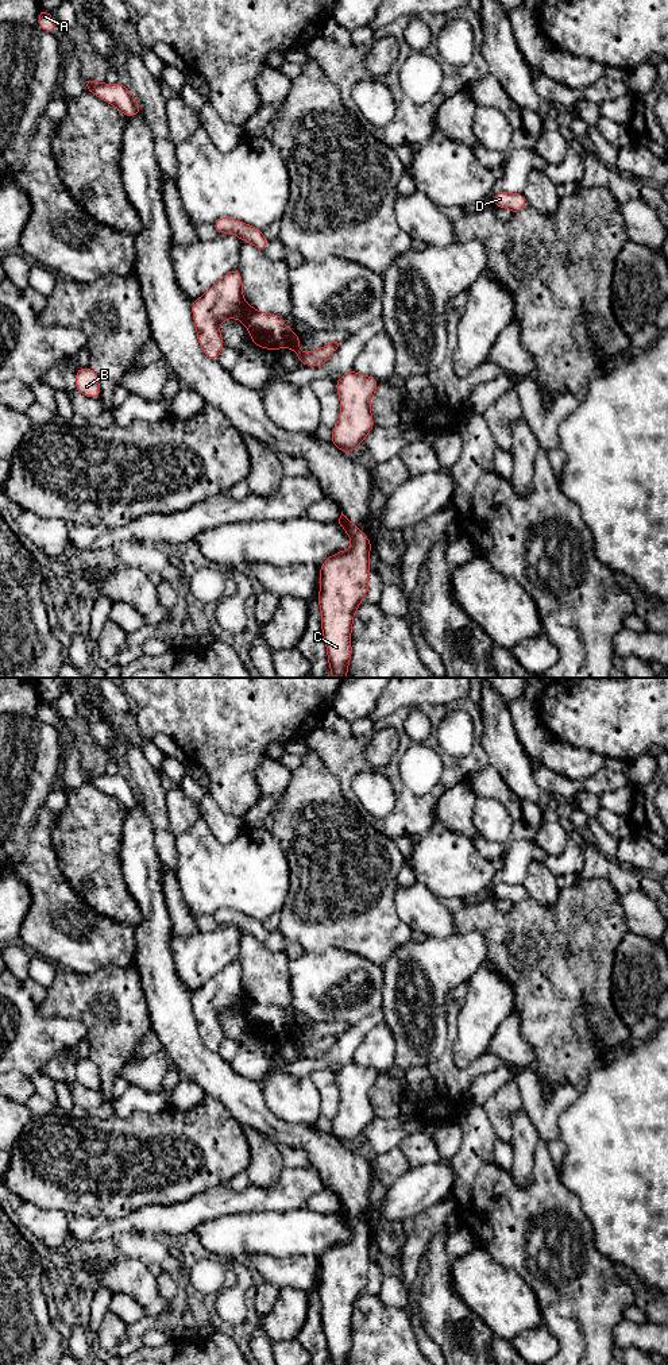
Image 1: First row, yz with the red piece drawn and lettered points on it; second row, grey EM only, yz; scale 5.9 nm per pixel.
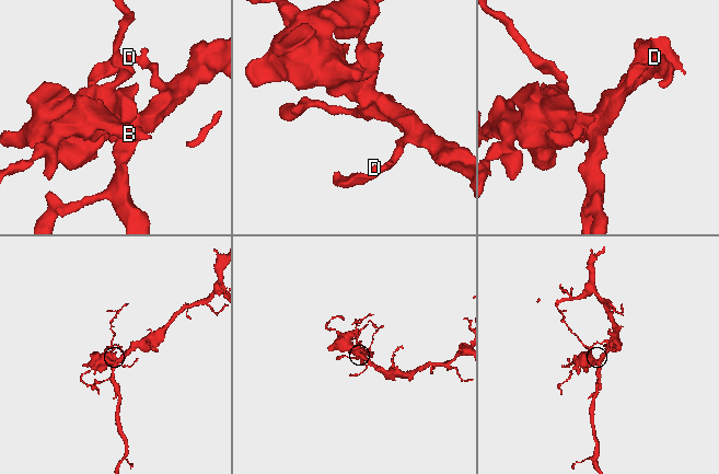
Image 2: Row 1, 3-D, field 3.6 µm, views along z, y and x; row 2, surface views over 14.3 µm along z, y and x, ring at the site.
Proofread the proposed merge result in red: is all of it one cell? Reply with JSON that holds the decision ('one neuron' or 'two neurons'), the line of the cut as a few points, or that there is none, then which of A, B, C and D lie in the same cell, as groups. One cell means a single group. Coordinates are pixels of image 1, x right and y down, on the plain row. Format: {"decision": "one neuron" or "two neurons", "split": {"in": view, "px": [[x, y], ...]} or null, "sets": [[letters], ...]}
{"decision": "one neuron", "split": null, "sets": [["A", "B", "C", "D"]]}

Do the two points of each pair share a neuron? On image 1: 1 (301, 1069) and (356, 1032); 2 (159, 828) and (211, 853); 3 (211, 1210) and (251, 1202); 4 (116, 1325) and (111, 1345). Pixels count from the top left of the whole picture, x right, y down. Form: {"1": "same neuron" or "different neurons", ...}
{"1": "same neuron", "2": "different neurons", "3": "same neuron", "4": "same neuron"}

